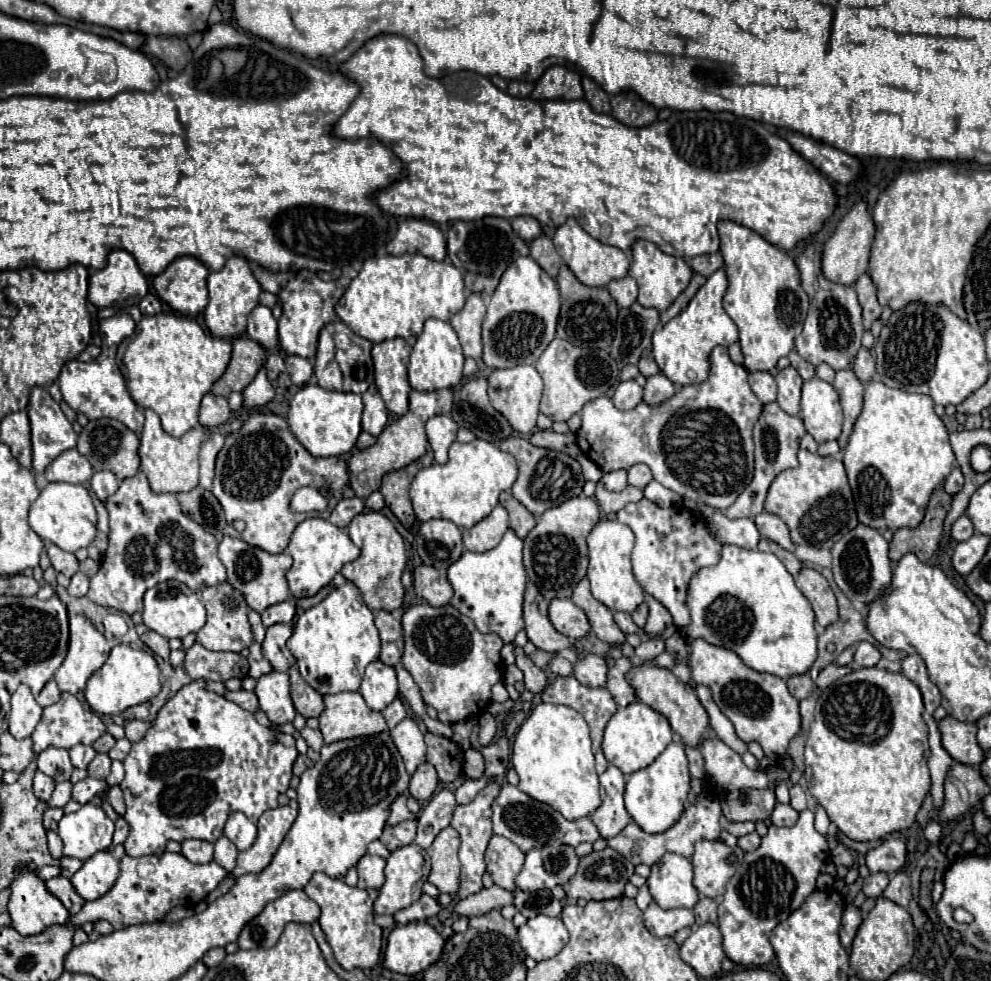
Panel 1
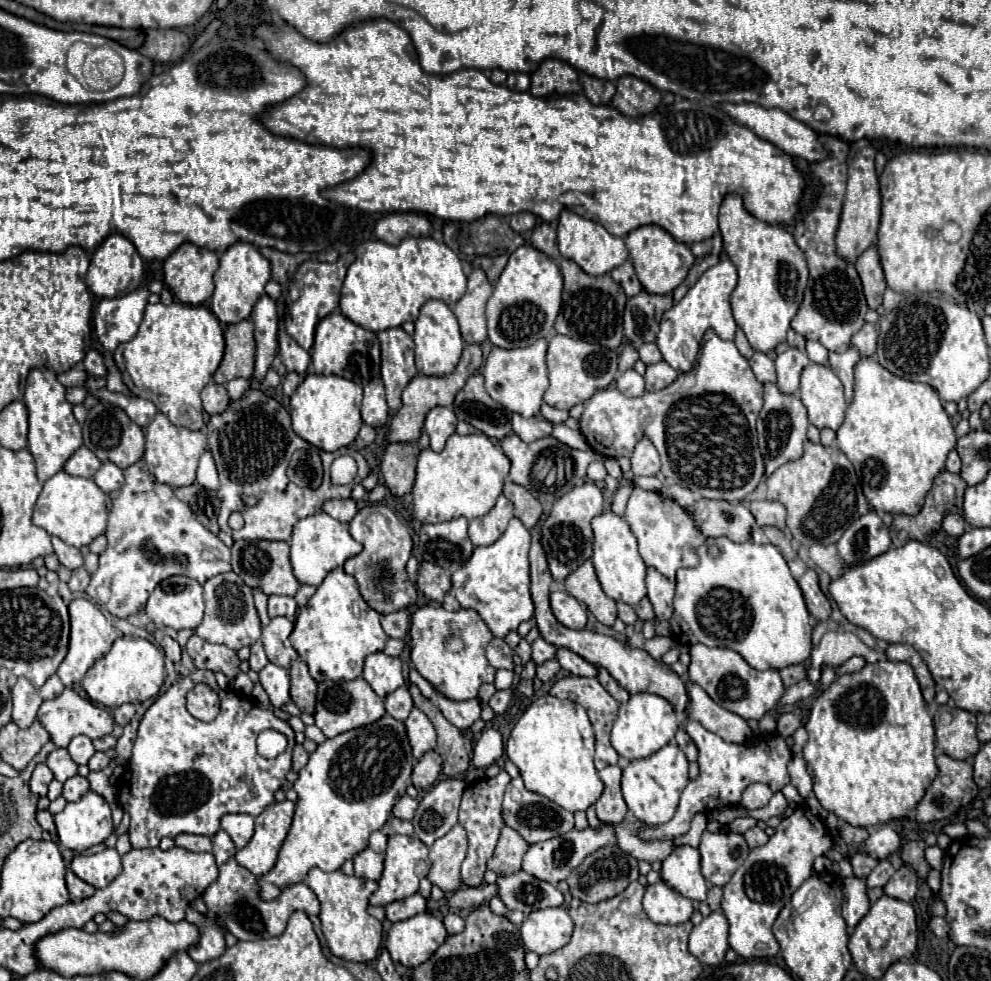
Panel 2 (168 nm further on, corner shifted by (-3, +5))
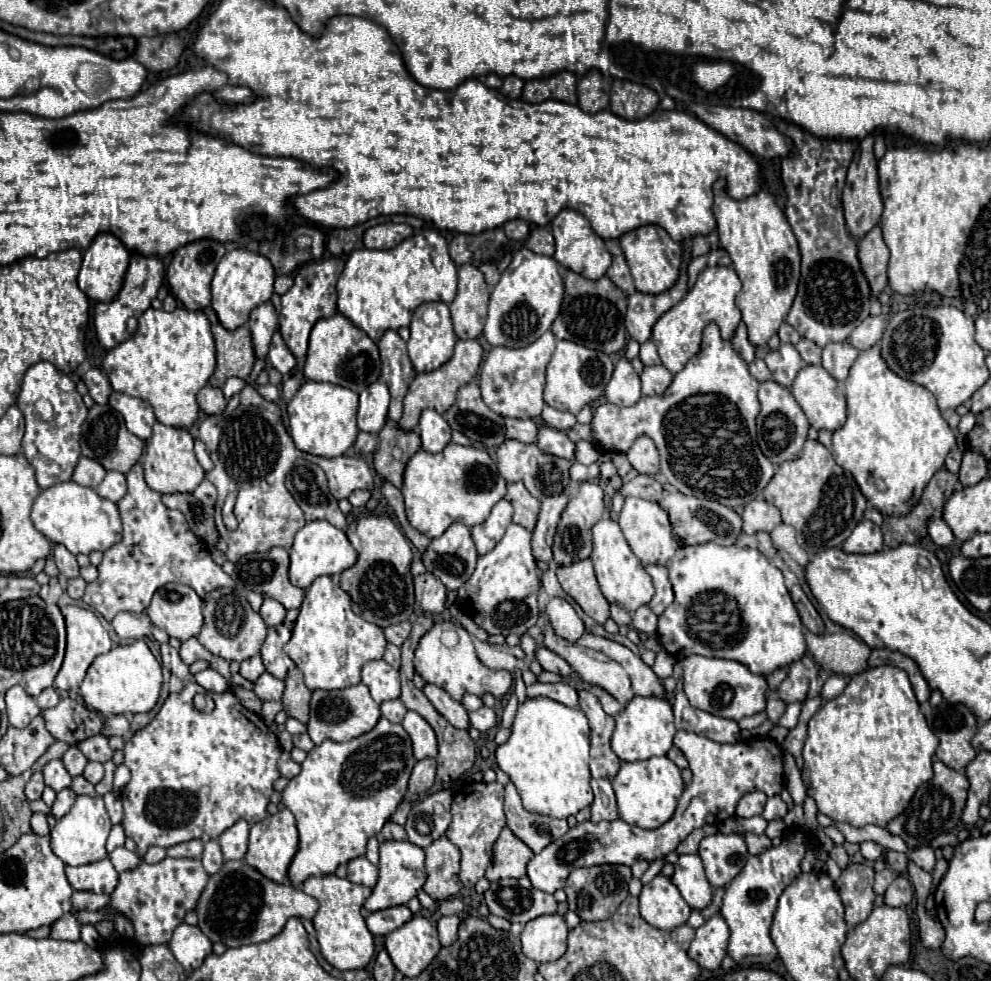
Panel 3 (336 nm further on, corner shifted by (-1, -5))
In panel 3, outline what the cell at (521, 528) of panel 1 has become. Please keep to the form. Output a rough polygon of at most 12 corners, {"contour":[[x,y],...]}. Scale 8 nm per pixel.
{"contour":[[523,482],[507,486],[513,522],[533,530],[541,502]]}

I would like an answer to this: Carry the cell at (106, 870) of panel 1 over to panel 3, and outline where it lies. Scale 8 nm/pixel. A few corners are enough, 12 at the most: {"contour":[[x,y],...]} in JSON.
{"contour":[[109,858],[67,866],[73,890],[111,894],[119,876]]}

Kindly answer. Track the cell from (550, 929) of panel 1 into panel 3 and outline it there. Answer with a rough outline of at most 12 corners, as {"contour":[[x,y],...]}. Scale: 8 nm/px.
{"contour":[[559,914],[527,922],[523,954],[551,962],[567,950],[567,924]]}

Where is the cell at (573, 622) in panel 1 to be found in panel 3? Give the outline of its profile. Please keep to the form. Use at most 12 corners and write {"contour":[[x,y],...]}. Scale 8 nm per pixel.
{"contour":[[553,598],[545,616],[569,642],[583,636],[583,622],[567,600]]}

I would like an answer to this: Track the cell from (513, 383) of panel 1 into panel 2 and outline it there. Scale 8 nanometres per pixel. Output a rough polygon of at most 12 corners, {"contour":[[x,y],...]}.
{"contour":[[547,340],[489,352],[493,400],[523,418],[547,390]]}

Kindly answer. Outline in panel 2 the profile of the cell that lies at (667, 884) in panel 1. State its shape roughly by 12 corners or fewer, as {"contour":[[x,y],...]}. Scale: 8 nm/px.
{"contour":[[675,848],[661,878],[691,900],[707,898],[697,848]]}

